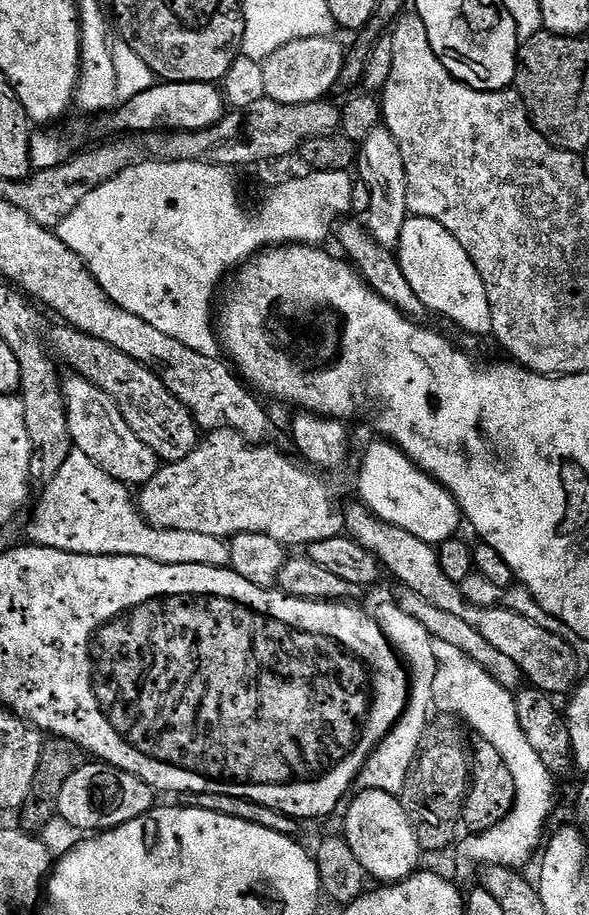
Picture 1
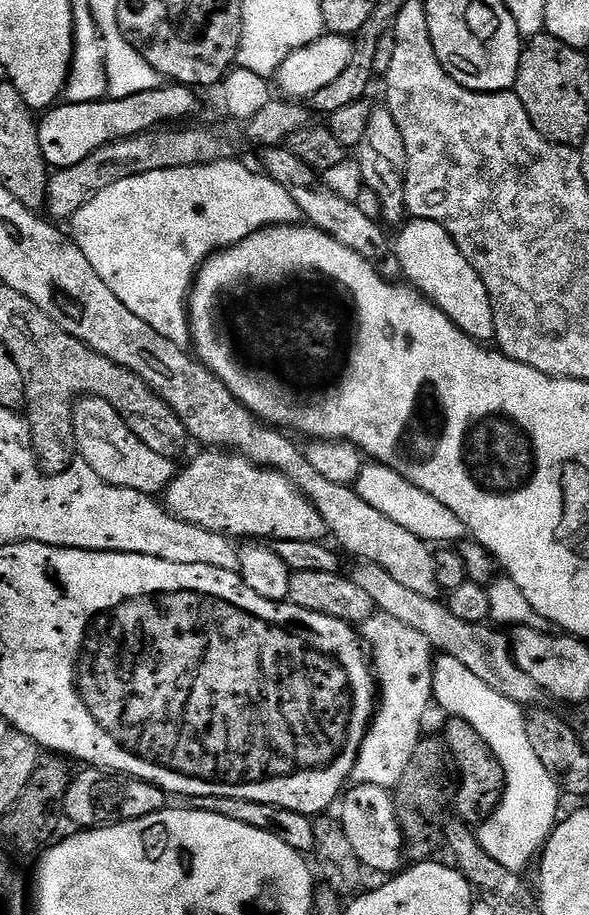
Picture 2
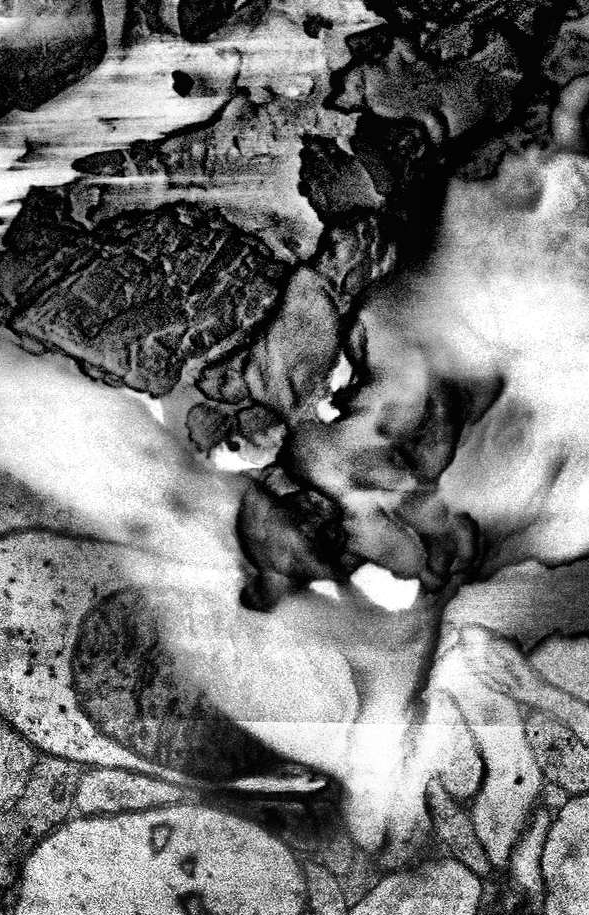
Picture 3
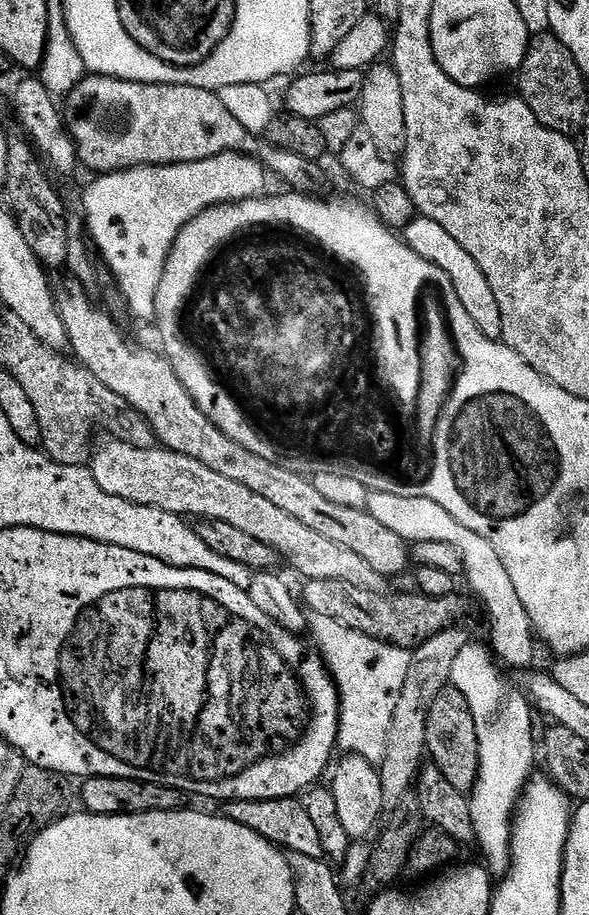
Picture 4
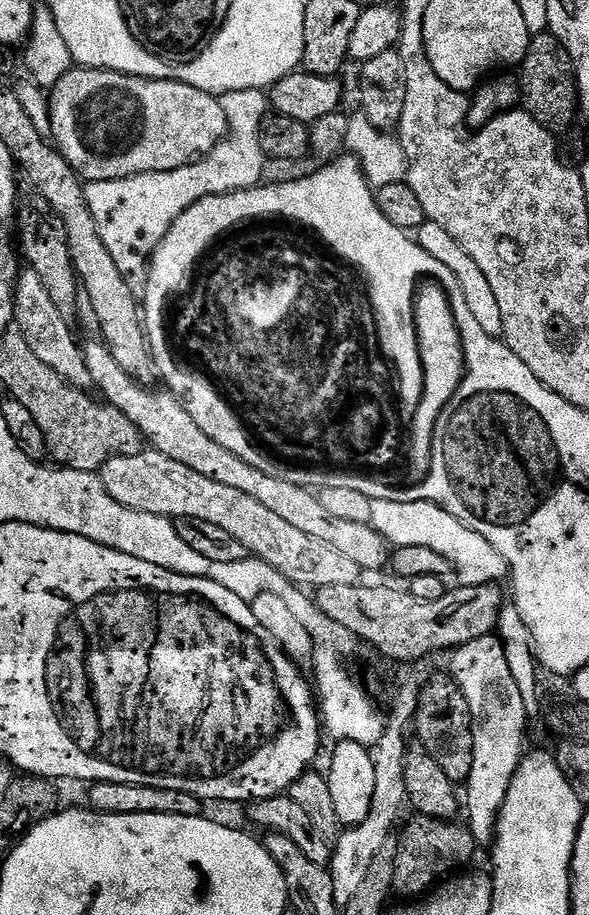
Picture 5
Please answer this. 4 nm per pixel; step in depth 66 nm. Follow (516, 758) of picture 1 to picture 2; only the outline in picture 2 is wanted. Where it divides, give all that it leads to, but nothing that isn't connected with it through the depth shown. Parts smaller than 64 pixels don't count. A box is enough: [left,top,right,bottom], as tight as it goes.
[433,658,562,873]

